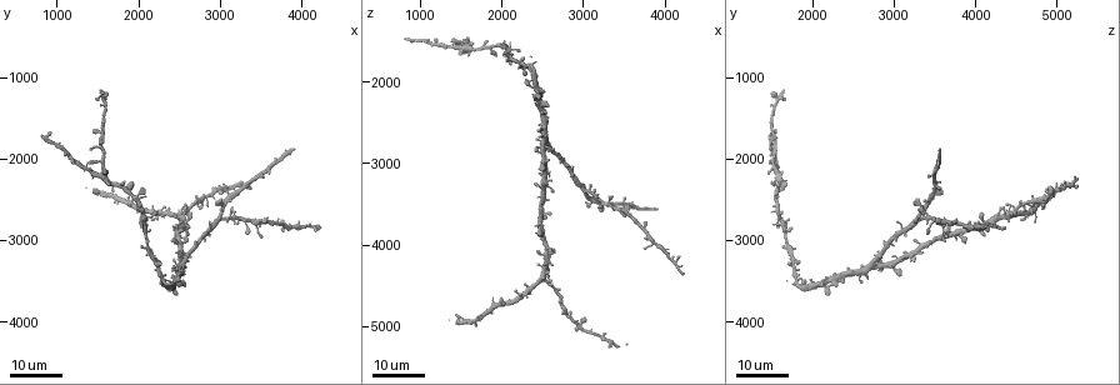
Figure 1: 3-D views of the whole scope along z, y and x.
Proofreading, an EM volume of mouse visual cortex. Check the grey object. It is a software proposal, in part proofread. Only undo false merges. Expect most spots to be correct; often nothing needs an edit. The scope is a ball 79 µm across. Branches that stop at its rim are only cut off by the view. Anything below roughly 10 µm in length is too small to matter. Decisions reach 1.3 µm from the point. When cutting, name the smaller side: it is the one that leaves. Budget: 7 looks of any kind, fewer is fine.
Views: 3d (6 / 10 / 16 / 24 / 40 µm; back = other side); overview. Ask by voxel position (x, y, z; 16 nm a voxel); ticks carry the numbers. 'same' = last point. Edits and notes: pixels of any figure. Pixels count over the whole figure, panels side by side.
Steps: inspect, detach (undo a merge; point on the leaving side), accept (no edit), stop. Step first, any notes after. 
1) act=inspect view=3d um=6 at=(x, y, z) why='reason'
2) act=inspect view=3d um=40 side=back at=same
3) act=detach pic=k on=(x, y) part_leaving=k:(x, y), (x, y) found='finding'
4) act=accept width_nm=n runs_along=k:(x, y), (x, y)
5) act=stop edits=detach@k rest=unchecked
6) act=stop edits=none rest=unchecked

act=inspect view=3d um=16 at=(1550, 2150, 1550) why='side arm on a straight run'

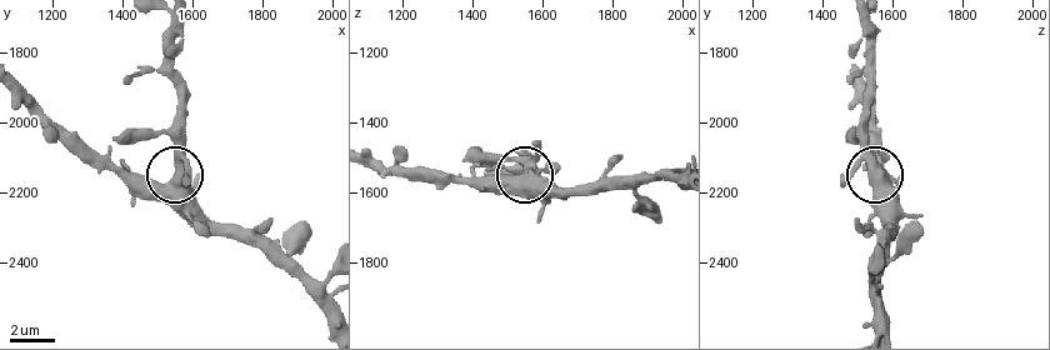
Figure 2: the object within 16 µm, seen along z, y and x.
act=inspect view=3d um=6 at=same

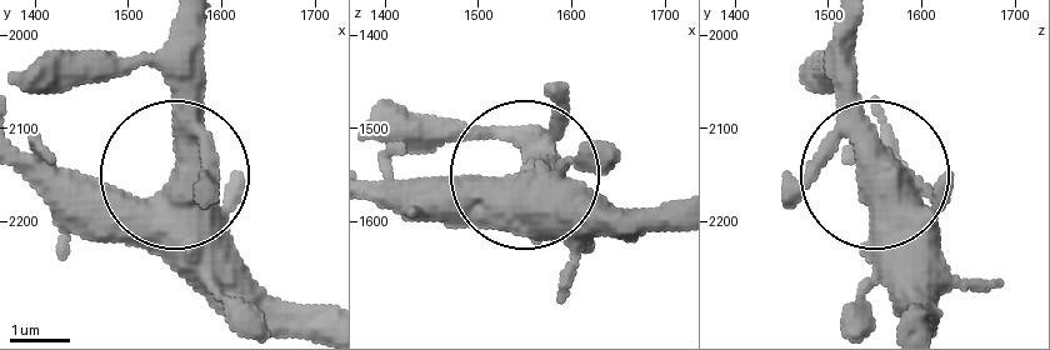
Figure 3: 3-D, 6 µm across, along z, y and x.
act=accept arms=3 found='one neuron here'

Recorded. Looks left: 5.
act=inspect view=3d um=24 at=(2550, 3200, 2800) why='four or more arms meet'

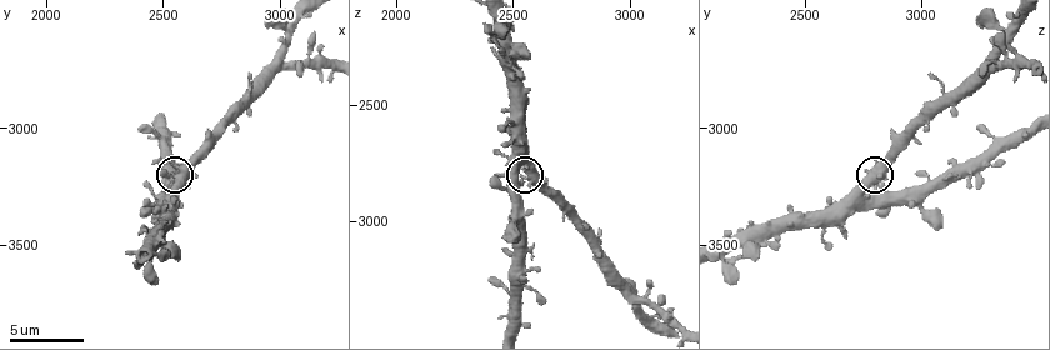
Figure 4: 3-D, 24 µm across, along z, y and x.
act=inspect view=3d um=6 at=(2590, 3180, 2790)

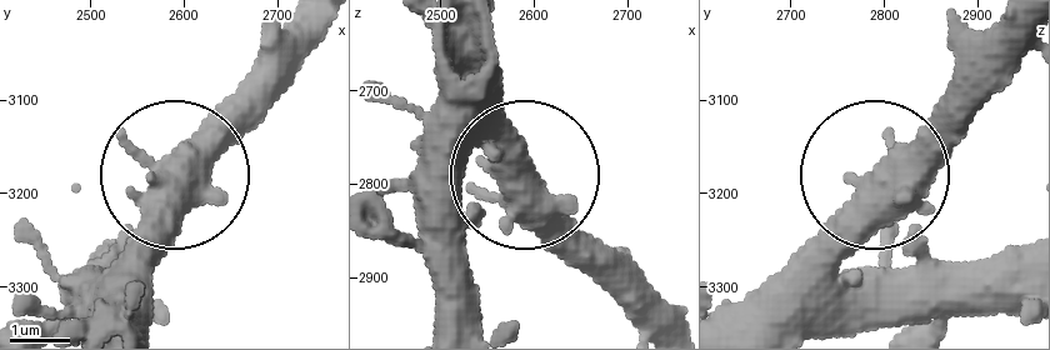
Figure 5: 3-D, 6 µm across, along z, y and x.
act=accept arms=4 found='continuous, no second neuron'

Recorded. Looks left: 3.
act=inspect view=3d um=16 at=(3020, 2710, 3310) why='looks like a crossing'

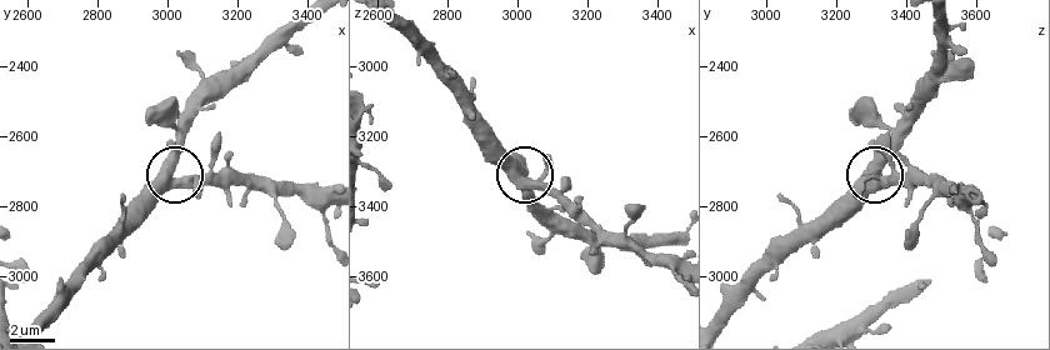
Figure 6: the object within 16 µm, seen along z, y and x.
act=accept arms=5 found='all the same neuron'

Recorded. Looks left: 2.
act=stop edits=none rest=unchecked

